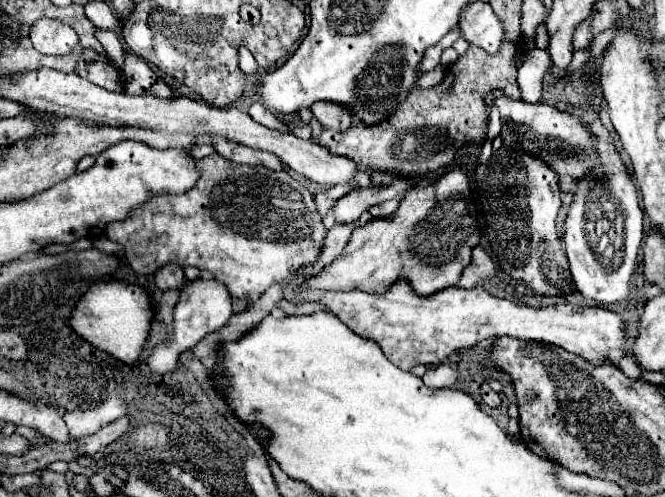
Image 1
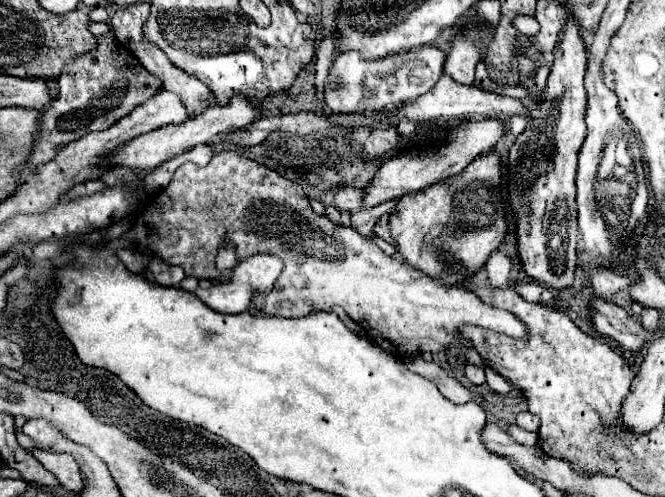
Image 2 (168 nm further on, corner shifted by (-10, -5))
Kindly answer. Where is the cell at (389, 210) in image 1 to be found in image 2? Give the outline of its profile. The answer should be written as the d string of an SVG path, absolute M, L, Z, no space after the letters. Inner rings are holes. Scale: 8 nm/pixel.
M381 216L373 228L373 232L379 237L381 237L385 242L389 242L391 246L395 246L395 242L391 238L389 230L389 216Z

